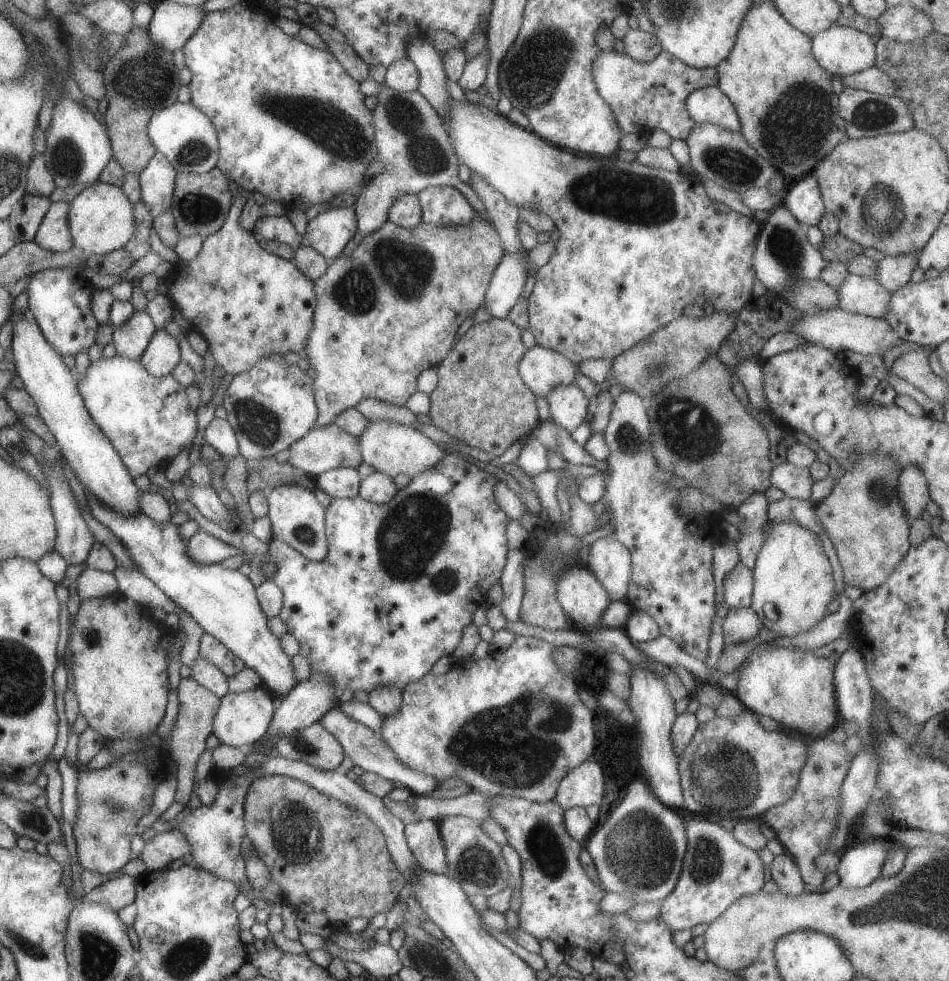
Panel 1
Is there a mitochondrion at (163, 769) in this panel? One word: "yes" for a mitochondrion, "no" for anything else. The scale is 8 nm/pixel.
no

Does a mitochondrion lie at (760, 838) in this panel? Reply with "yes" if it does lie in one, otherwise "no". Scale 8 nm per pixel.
no

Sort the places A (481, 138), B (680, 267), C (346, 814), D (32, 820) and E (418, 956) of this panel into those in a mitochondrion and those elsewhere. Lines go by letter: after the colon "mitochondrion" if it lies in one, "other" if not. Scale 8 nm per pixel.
A: other
B: other
C: other
D: mitochondrion
E: mitochondrion

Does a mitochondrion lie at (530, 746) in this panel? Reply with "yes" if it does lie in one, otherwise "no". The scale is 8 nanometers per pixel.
yes

